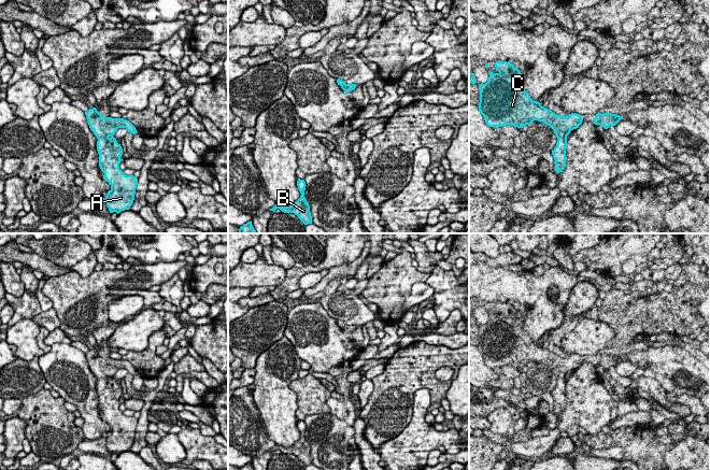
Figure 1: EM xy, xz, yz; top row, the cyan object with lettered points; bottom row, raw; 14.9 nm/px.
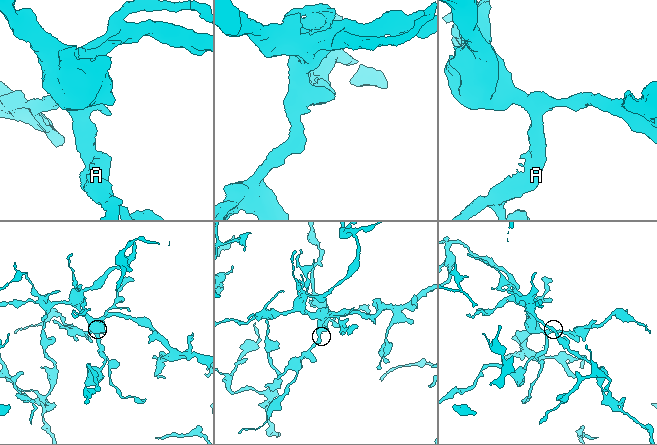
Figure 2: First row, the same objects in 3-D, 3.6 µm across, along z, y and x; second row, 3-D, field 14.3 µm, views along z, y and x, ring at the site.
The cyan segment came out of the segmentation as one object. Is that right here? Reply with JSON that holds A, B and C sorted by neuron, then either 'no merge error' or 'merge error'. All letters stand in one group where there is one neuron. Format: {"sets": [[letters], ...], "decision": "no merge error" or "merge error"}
{"sets": [["A", "B", "C"]], "decision": "no merge error"}

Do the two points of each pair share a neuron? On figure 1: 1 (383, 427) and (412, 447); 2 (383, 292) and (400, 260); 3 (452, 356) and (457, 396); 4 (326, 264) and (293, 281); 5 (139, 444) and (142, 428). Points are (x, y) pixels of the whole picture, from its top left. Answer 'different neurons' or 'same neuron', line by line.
1: different neurons
2: same neuron
3: different neurons
4: same neuron
5: same neuron

